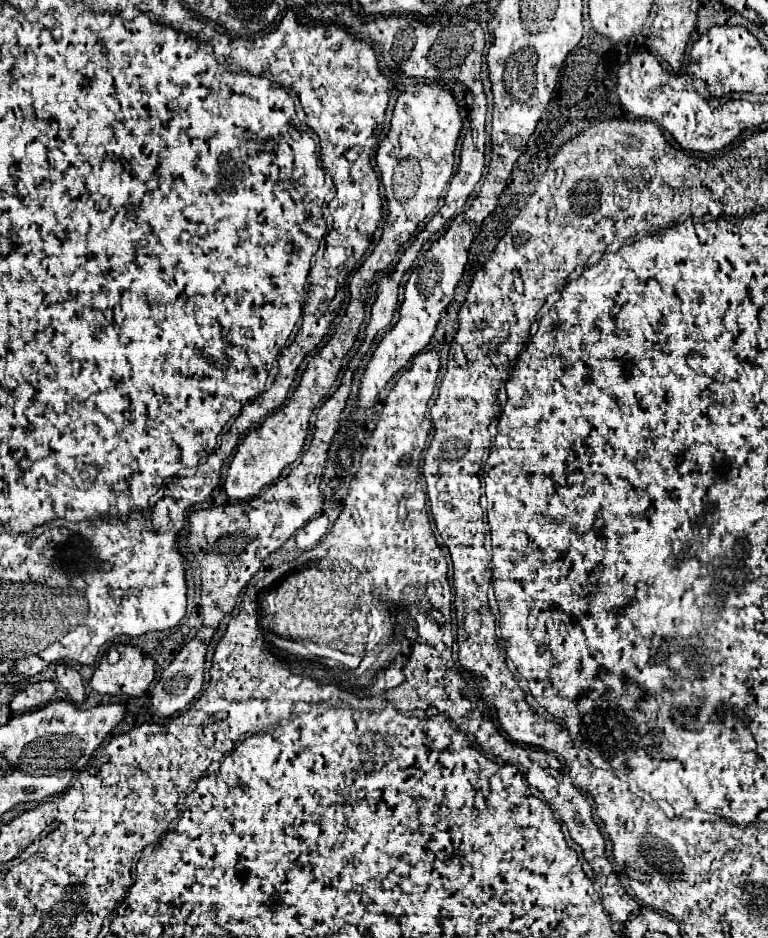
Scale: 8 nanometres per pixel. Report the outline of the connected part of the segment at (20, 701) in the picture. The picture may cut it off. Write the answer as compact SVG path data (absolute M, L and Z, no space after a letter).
M38 682L38 684L32 684L28 686L26 690L20 690L16 692L16 696L12 698L10 702L10 708L12 712L28 712L28 710L34 710L34 708L40 708L44 706L46 702L50 702L52 694L54 694L54 682Z

